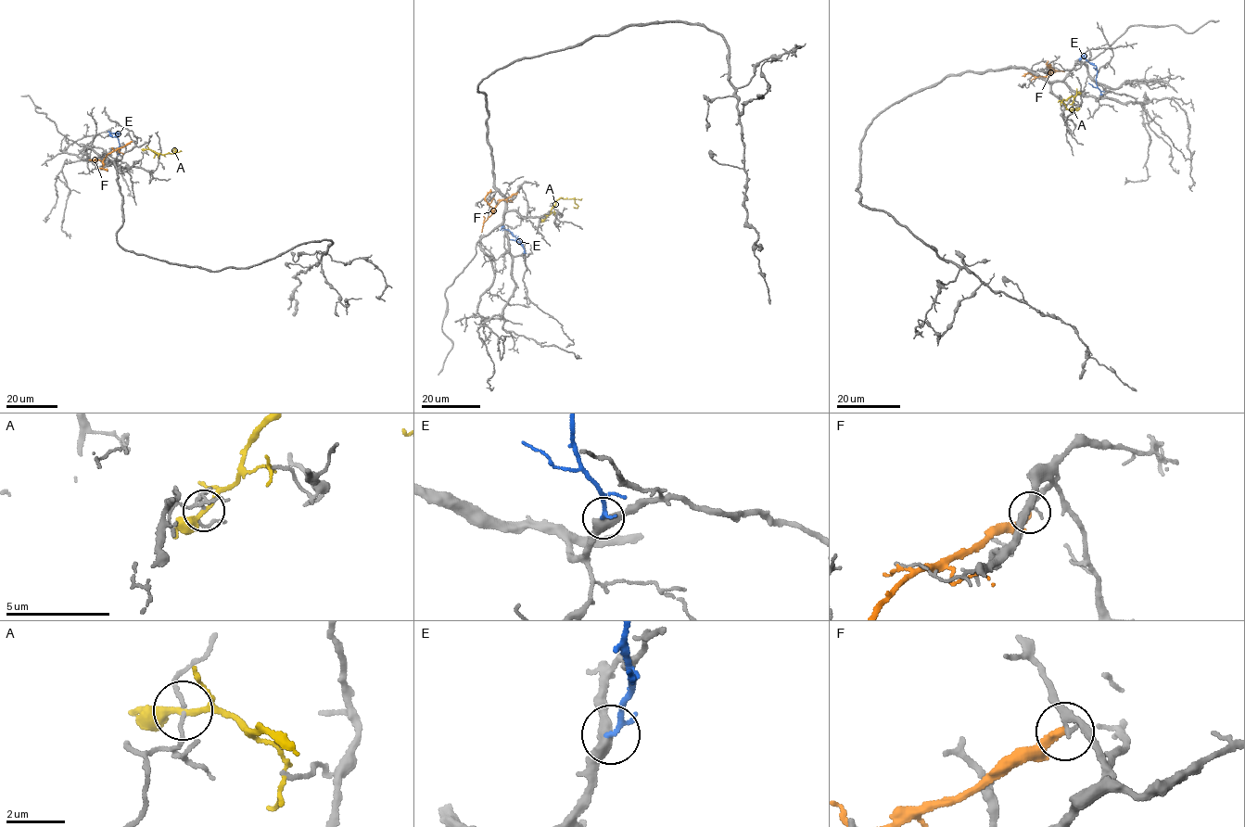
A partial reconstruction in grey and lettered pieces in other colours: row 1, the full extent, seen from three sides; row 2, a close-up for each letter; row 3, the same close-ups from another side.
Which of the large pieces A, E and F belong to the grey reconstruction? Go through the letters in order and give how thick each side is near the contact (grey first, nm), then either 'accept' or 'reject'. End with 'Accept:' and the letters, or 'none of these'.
A: 100/240 nm | reject
E: 440/190 nm | reject
F: 200/280 nm | reject
Accept: none of these

